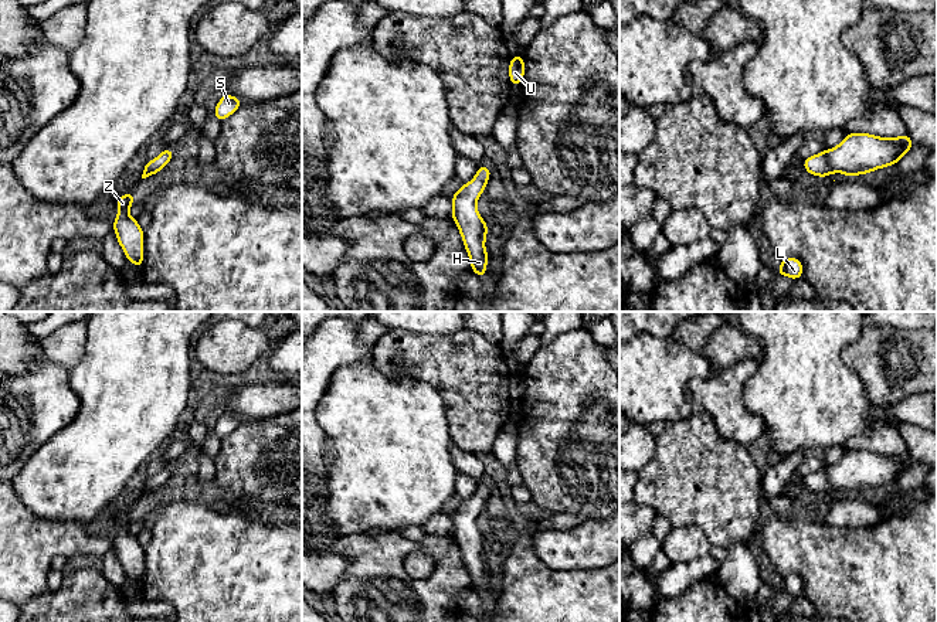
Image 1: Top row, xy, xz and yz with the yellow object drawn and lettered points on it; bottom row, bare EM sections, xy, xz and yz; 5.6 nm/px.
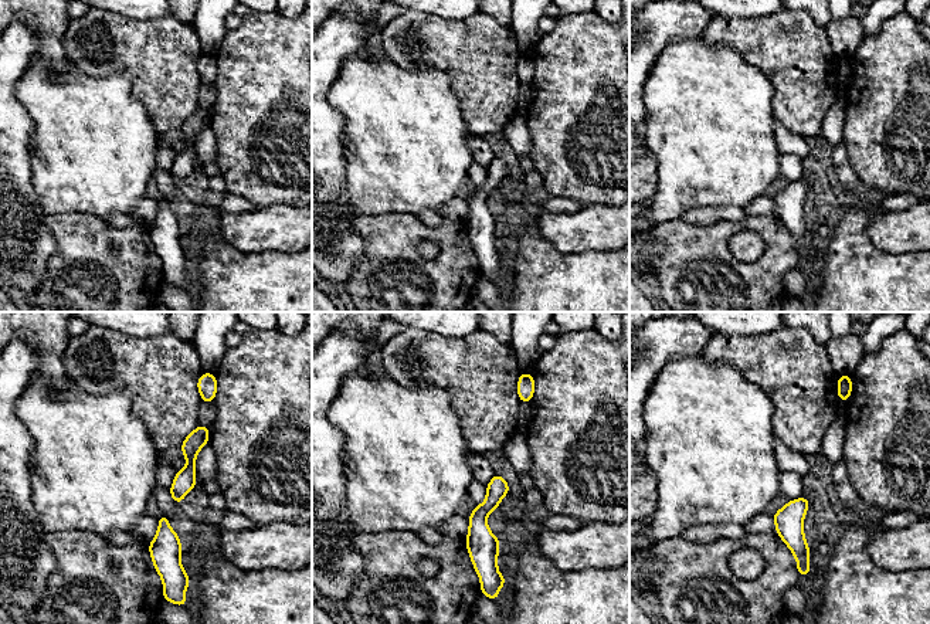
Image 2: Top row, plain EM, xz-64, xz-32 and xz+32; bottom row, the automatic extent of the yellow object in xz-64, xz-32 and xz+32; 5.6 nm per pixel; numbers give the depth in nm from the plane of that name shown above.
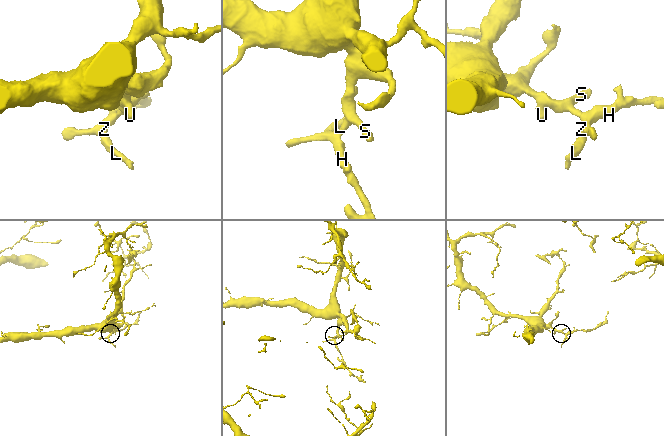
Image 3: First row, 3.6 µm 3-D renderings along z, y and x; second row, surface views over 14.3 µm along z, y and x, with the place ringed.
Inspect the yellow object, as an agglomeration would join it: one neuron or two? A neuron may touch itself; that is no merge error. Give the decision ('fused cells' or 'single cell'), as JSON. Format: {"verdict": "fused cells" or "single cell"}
{"verdict": "single cell"}

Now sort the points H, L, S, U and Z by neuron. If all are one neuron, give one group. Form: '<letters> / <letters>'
H L S U Z

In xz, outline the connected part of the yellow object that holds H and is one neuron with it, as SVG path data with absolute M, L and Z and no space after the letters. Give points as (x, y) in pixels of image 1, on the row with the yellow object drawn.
M486 166L478 167L473 180L465 183L451 198L452 220L461 232L465 249L469 255L471 269L482 279L486 276L485 269L489 259L485 249L488 222L479 215L476 201L485 191L490 173L490 169Z

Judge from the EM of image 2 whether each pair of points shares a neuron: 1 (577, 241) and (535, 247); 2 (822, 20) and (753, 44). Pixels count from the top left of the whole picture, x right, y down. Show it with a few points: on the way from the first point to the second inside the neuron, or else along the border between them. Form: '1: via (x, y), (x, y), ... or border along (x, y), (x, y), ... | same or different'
1: border along (536, 219), (539, 233), (557, 250), (583, 253) | different
2: border along (808, 14), (817, 24), (824, 27) | different

